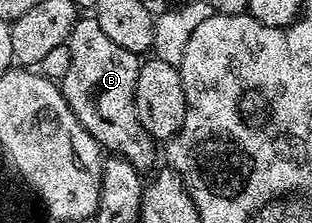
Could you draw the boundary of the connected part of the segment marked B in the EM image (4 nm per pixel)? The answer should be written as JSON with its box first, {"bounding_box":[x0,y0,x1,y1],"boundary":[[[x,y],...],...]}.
{"bounding_box":[62,17,158,173],"boundary":[[[94,17],[77,19],[67,44],[71,60],[62,80],[62,90],[70,109],[105,152],[128,159],[141,173],[151,172],[157,166],[158,143],[142,129],[136,112],[136,82],[141,60],[132,51],[122,49],[122,45],[114,45]]]}

